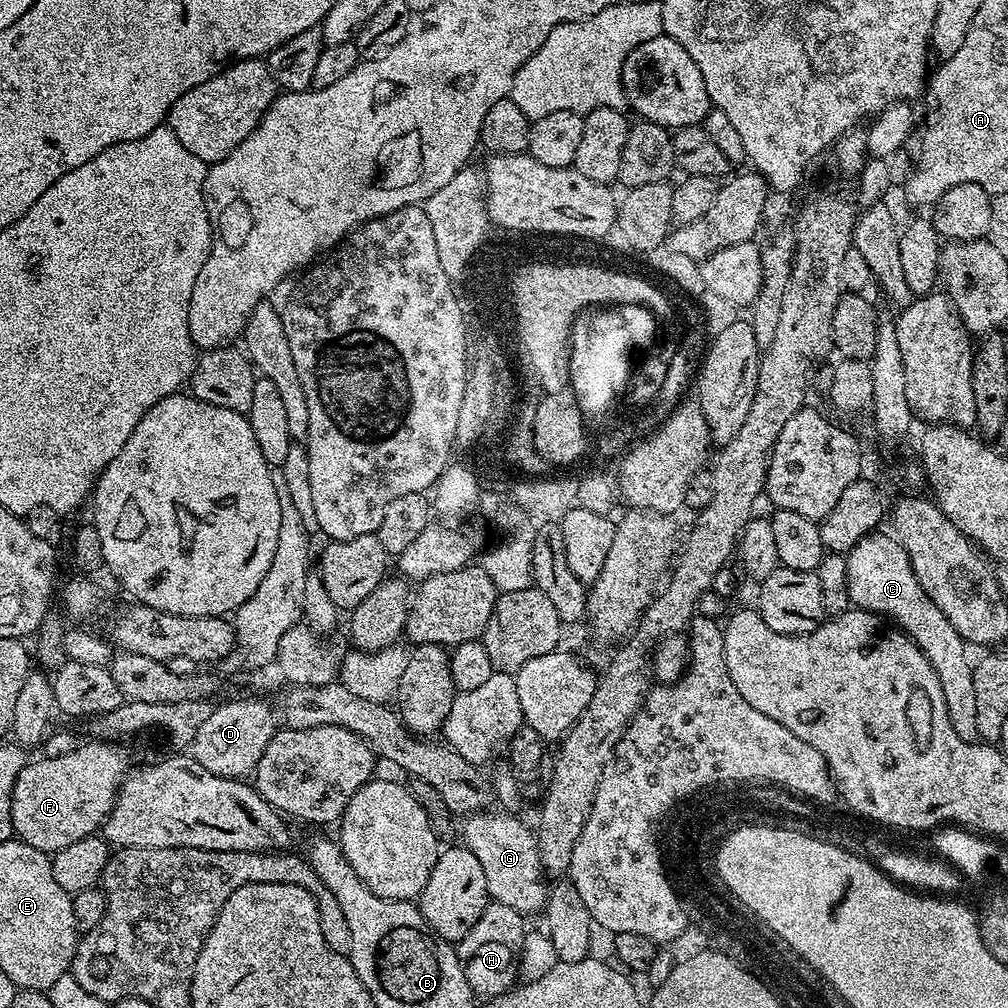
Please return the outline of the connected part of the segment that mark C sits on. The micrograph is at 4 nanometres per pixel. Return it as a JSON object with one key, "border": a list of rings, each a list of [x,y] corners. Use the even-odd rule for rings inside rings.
{"border":[[[875,532],[858,542],[847,555],[847,592],[849,603],[866,612],[890,619],[911,637],[931,662],[943,690],[945,713],[960,740],[975,743],[979,739],[977,702],[975,699],[973,663],[966,658],[967,643],[950,620],[934,606],[922,590],[912,563],[899,540],[889,533]]]}

